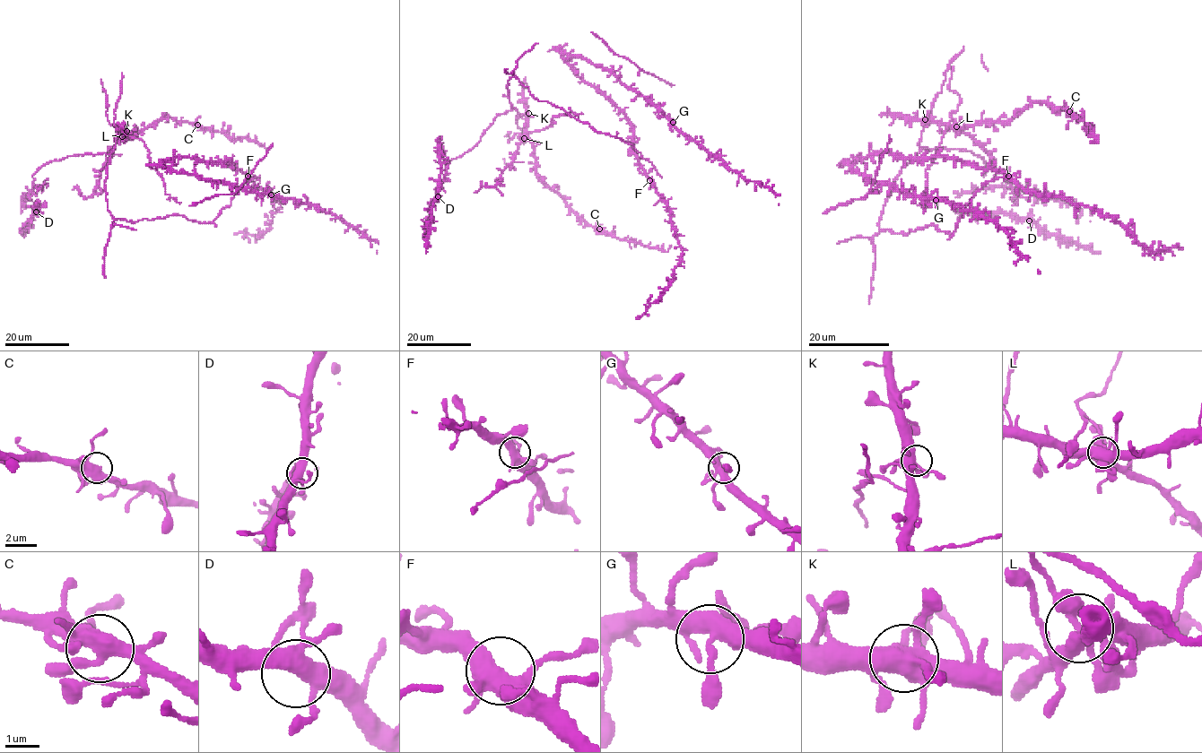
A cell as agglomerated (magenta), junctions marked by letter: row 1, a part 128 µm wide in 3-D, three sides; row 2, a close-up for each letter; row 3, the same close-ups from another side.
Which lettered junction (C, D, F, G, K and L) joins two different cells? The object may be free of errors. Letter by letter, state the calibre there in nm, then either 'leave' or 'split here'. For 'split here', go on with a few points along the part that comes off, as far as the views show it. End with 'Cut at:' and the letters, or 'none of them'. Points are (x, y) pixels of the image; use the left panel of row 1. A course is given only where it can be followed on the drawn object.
C: 460 nm thick; leave
D: 420 nm thick; leave
F: 460 nm thick; leave
G: 400 nm thick; leave
K: 440 nm thick; leave
L: 400 nm thick; split here; foreign part runs (122, 136), (118, 129), (143, 141), (149, 151), (150, 165), (161, 177), (165, 192), (180, 203)
Cut at: L

